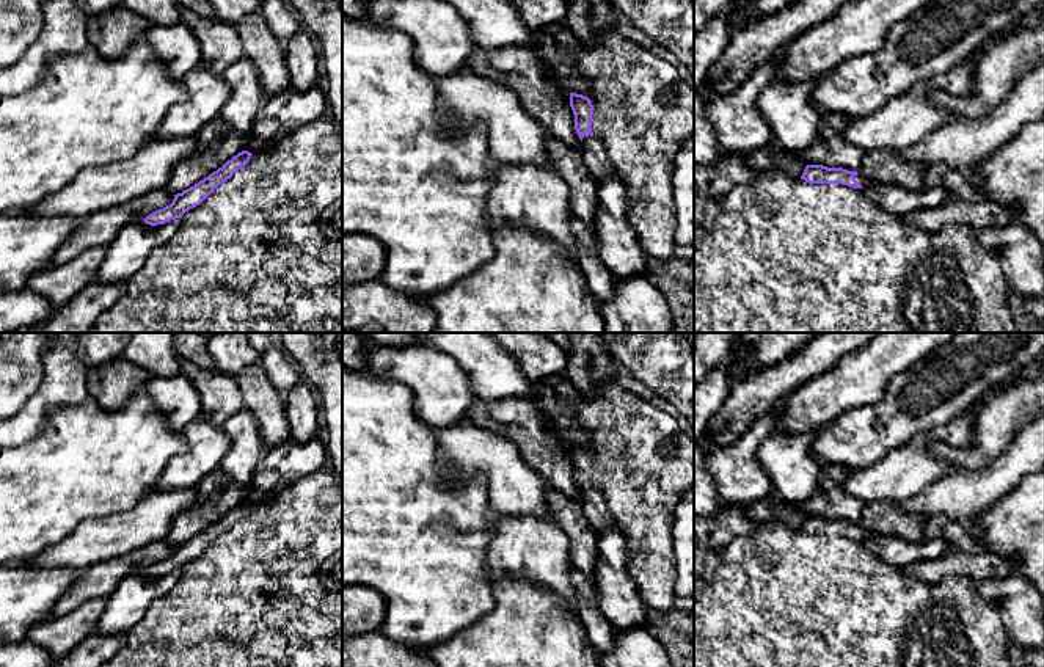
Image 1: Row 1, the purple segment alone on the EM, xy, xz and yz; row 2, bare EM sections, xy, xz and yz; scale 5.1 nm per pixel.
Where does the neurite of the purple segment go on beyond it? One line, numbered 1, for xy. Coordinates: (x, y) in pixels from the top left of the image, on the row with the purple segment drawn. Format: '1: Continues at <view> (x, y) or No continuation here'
1: No continuation here

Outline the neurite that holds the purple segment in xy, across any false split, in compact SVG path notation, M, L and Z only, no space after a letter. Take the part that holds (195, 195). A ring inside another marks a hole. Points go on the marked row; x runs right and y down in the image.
M242 151L228 160L221 168L195 184L193 187L184 190L182 193L174 195L174 199L170 206L159 209L149 213L144 218L146 224L157 226L165 224L174 218L182 218L185 212L199 206L220 184L226 182L232 177L232 174L245 166L250 159L251 152Z

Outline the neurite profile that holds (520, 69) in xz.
M506 47L501 50L477 49L466 61L473 74L513 89L521 105L538 119L553 137L581 149L575 130L570 93L560 88L545 61L534 50Z

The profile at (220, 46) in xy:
M179 8L181 22L193 33L199 50L199 66L223 75L224 71L243 58L243 47L235 25L201 17L188 8Z

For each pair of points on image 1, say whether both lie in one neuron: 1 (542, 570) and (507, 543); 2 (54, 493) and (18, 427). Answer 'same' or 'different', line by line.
1: same
2: different

